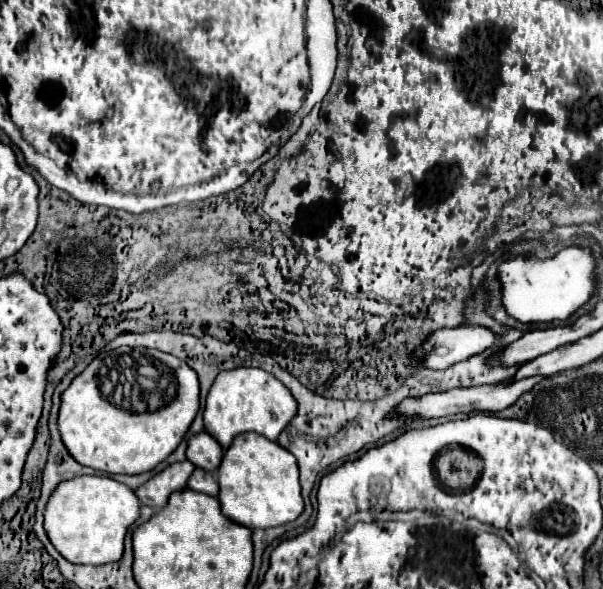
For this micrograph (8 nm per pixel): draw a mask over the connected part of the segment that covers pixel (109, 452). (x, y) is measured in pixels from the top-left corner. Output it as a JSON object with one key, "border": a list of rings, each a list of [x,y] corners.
{"border":[[[110,341],[60,395],[58,431],[68,453],[86,467],[112,475],[152,471],[188,431],[200,407],[198,393],[198,377],[182,359],[158,349],[112,349]]]}

